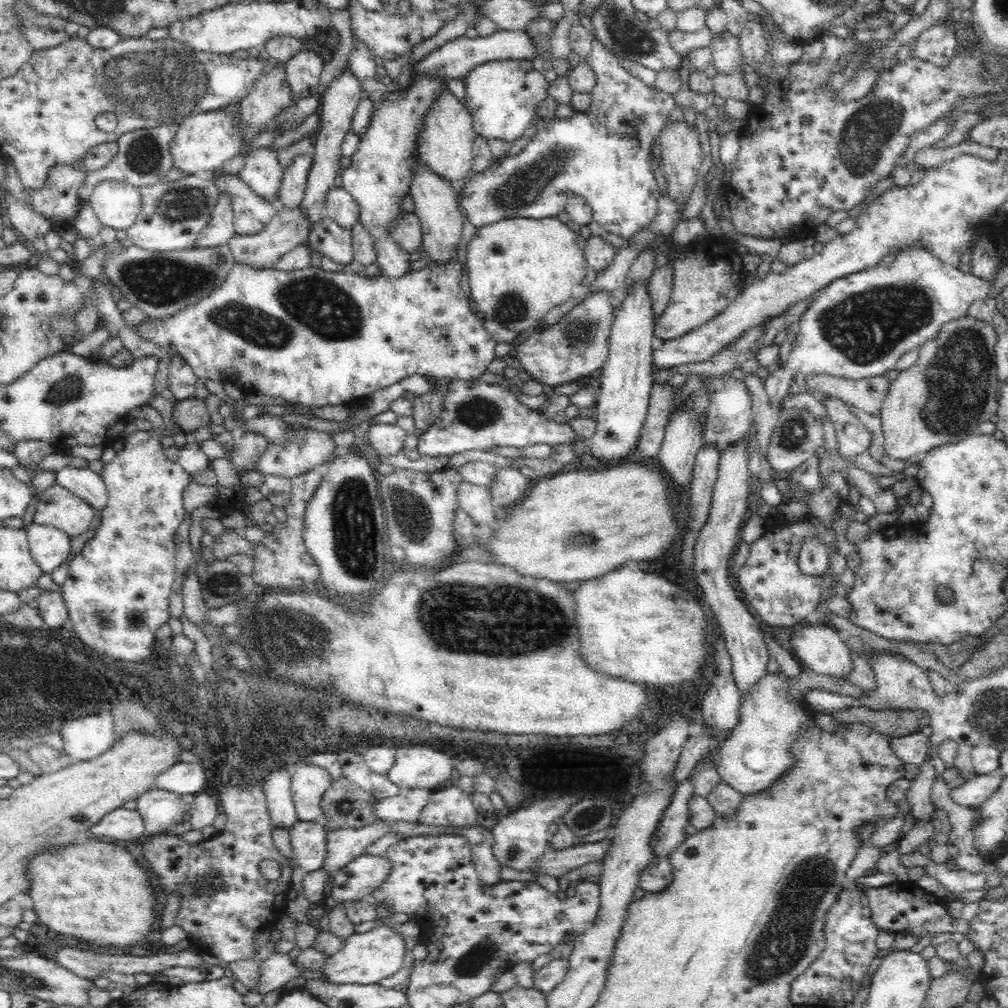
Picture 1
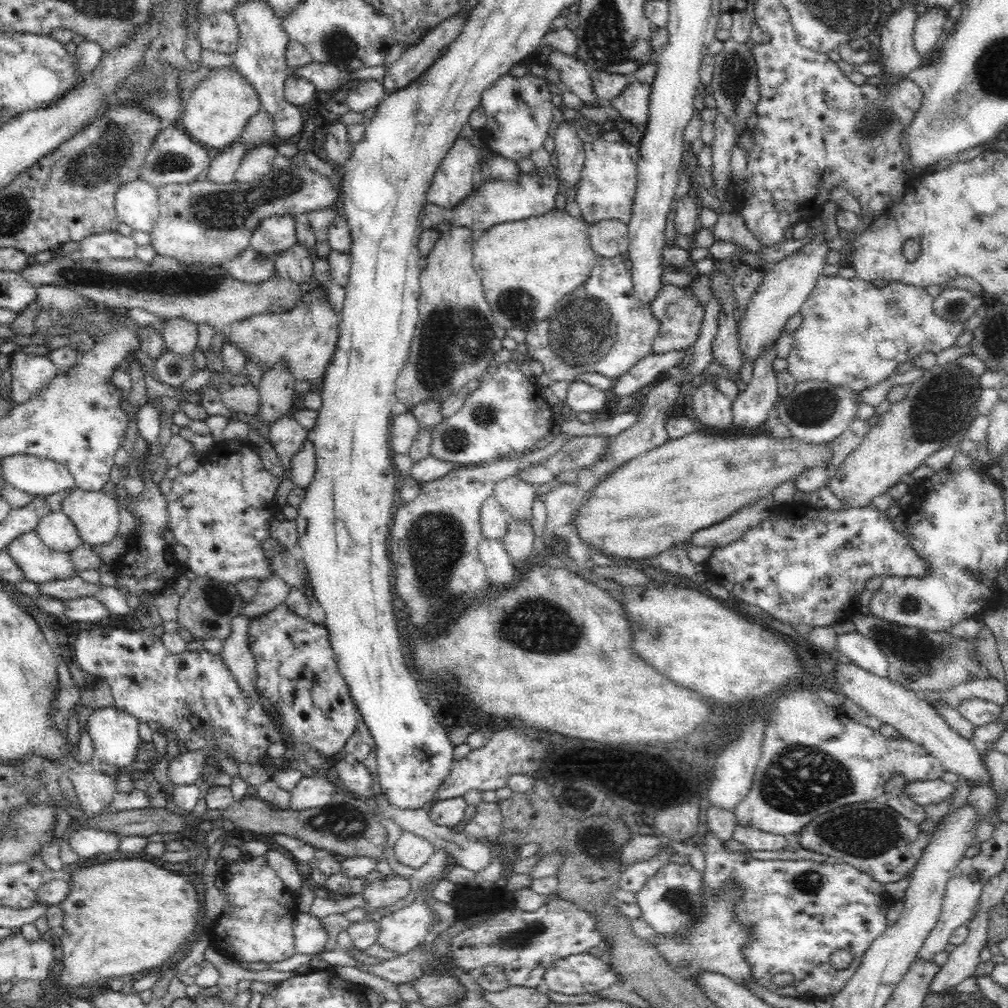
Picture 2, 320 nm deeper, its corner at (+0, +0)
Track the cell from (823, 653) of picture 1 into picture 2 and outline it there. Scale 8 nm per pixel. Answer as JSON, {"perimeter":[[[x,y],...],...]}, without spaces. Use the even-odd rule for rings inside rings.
{"perimeter":[[[836,664],[836,680],[849,700],[860,705],[867,713],[878,718],[882,723],[893,726],[902,737],[921,745],[932,757],[938,758],[944,769],[950,773],[962,776],[962,779],[973,780],[980,785],[987,785],[990,776],[984,766],[981,752],[977,744],[956,733],[942,716],[930,705],[921,694],[907,690],[902,685],[872,674],[870,671],[852,664]],[[984,781],[984,782],[980,782]]]}

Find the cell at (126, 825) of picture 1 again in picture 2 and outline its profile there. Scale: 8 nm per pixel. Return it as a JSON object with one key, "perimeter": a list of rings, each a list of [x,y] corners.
{"perimeter":[[[83,828],[72,832],[66,840],[74,853],[81,860],[96,857],[100,854],[109,854],[117,850],[122,836],[107,832],[106,830],[90,830]]]}

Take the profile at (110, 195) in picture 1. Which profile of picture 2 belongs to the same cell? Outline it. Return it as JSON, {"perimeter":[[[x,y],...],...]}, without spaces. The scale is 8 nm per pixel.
{"perimeter":[[[139,178],[120,186],[115,207],[121,222],[143,233],[150,234],[160,218],[157,188]]]}

